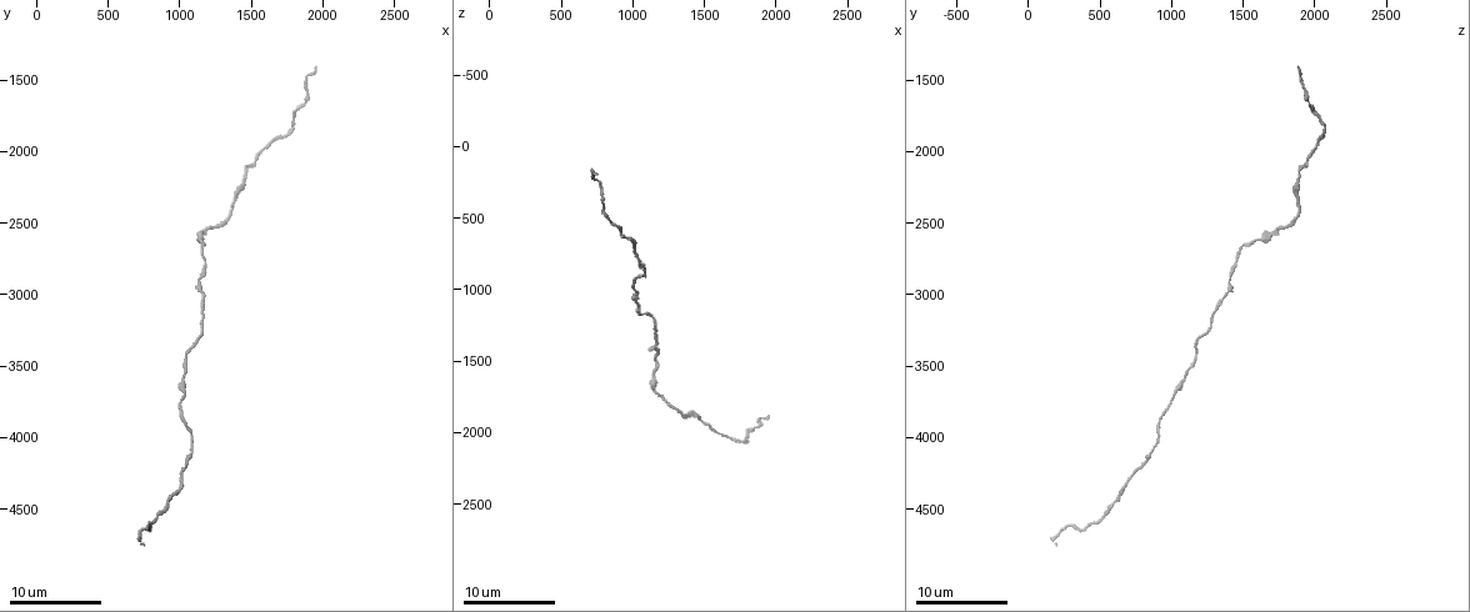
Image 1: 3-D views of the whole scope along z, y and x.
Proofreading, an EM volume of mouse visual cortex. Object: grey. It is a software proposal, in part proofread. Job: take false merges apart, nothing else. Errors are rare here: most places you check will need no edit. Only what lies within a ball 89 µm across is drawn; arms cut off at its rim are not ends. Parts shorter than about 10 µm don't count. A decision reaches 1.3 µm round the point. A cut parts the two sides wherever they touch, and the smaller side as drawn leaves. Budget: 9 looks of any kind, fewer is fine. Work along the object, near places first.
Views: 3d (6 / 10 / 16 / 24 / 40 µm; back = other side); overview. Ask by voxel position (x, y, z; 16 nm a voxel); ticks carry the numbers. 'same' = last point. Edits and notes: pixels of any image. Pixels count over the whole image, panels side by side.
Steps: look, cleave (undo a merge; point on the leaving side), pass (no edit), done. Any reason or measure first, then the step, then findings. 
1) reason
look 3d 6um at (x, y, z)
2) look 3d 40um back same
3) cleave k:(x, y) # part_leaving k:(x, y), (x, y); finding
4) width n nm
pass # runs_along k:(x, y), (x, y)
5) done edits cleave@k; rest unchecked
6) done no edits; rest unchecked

calibre changes
look 3d 10um at (1040, 3680, 1040)

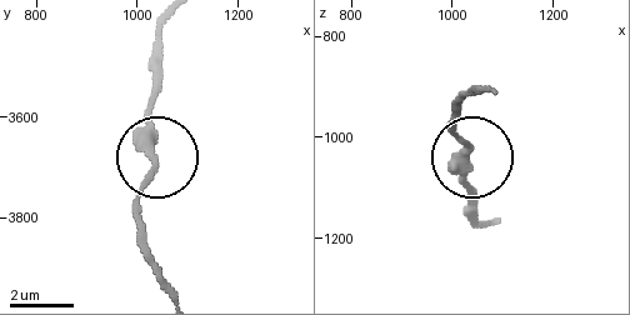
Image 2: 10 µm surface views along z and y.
pass # runs_along 2:(489, 225), (478, 225), (461, 181), (468, 149), (454, 114); one cell here

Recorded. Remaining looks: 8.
look 3d 10um at (1140, 3080, 1300)

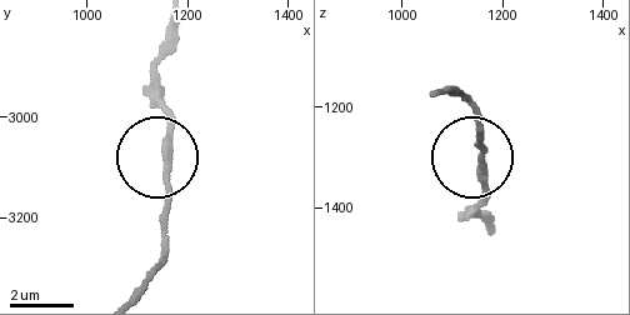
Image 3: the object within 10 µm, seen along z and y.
width 210 nm
pass # runs_along 3:(166, 159), (169, 255); all the same cell

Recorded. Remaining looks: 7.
calibre changes
look 3d 10um at (1180, 2580, 1720)

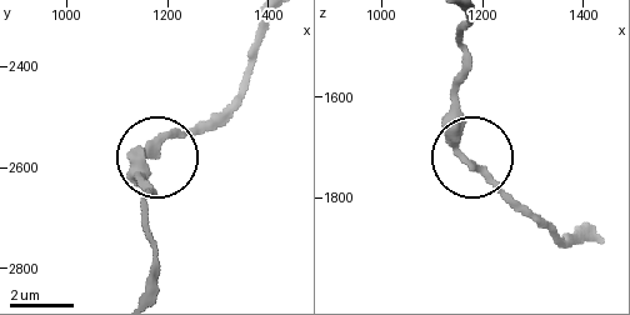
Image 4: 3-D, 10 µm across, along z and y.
pass # runs_along 4:(469, 21), (456, 140), (518, 210); continuous, no second cell

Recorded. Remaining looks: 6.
thin neck
look 3d 16um at (1040, 3420, 1180)

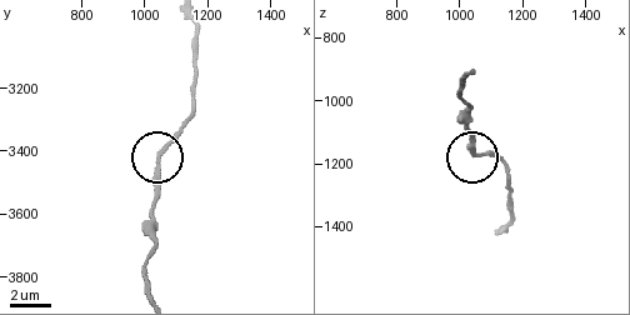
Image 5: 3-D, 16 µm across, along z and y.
pass # runs_along 5:(196, 54), (196, 108), (158, 159), (155, 201); continuous, no second cell

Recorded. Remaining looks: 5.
done no edits; rest unchecked

